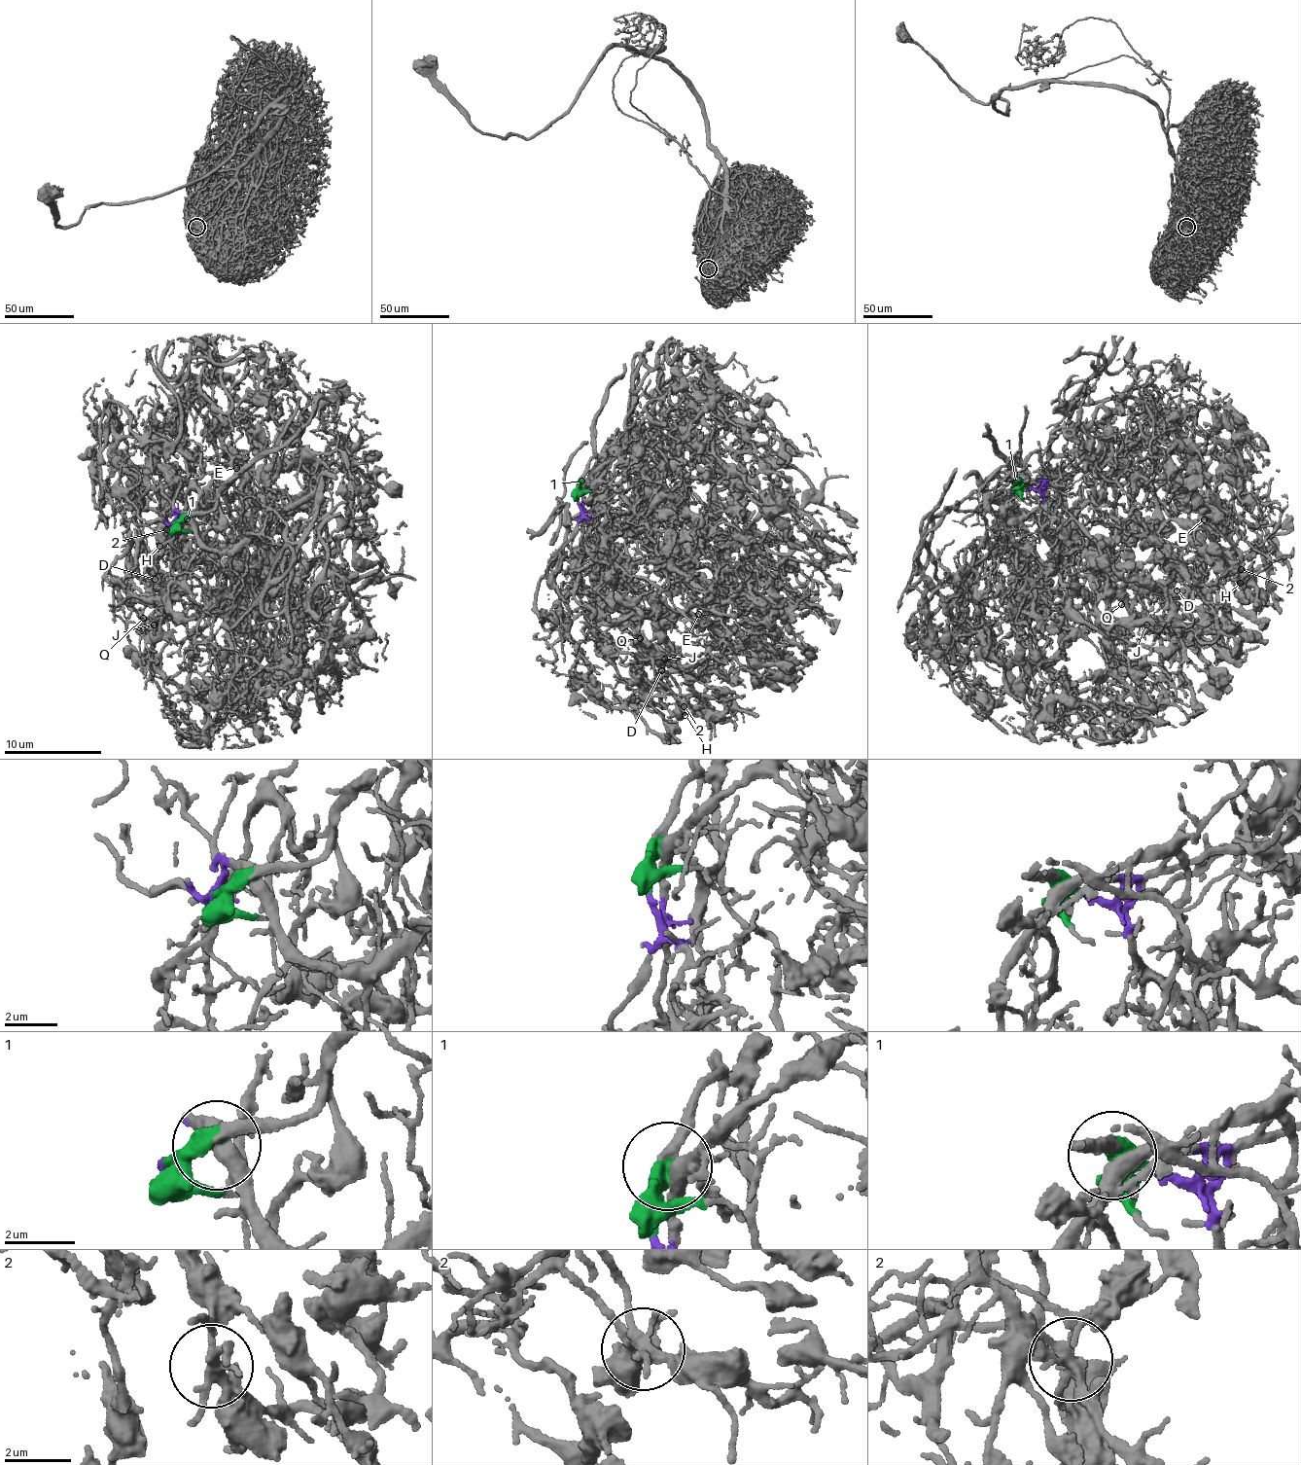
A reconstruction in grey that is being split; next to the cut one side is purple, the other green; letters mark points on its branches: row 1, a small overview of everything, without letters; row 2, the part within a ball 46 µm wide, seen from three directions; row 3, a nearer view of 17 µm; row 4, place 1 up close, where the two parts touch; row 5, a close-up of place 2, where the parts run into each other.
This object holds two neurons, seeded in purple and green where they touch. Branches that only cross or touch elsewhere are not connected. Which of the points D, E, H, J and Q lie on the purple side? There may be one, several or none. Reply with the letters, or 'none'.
D, H, J, Q

